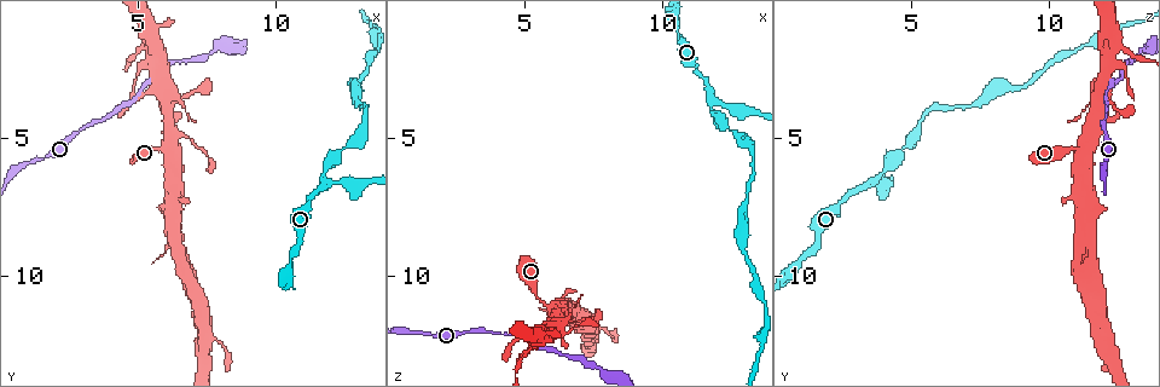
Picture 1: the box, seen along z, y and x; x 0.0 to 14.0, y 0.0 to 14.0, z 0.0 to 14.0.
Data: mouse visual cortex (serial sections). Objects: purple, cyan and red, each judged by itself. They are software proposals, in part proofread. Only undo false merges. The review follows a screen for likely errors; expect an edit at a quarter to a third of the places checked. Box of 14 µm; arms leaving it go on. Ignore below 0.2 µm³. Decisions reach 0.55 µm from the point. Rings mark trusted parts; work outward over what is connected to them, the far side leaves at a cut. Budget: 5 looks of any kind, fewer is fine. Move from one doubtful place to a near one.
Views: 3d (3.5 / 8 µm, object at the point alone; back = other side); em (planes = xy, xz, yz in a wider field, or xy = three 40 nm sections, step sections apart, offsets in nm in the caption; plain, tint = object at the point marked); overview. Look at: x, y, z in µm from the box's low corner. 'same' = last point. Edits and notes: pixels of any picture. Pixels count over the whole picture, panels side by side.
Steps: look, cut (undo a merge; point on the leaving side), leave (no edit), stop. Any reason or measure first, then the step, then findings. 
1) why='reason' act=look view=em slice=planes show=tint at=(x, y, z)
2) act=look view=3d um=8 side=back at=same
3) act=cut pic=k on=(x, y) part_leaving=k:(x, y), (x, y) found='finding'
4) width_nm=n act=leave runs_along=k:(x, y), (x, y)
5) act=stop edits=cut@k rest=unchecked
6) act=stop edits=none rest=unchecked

why='a narrow waist' act=look view=3d um=3.5 side=back at=(2.9, 4.8, 11.9)

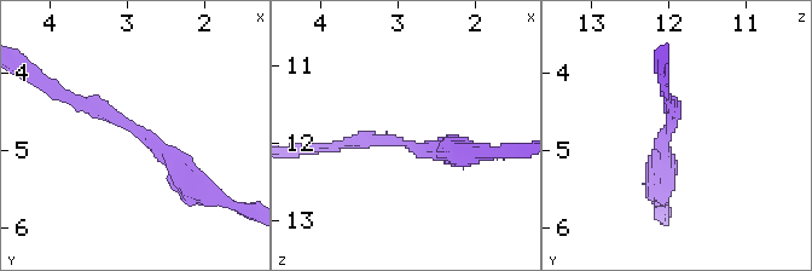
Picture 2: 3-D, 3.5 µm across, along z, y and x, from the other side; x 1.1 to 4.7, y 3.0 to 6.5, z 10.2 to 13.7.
act=look view=em slice=xy step=1 show=tint at=(2.95, 4.65, 12.00)

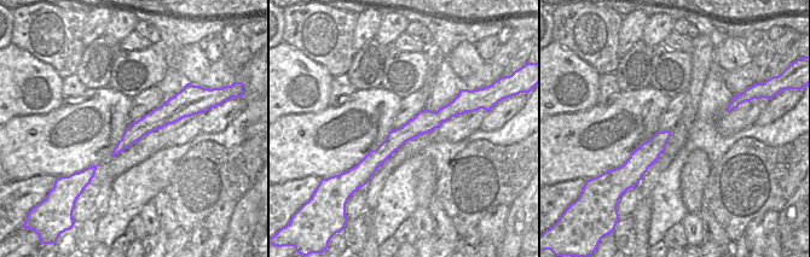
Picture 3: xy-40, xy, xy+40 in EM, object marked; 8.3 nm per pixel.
why='cut it another way' act=look view=em slice=xy step=5 show=tint at=same

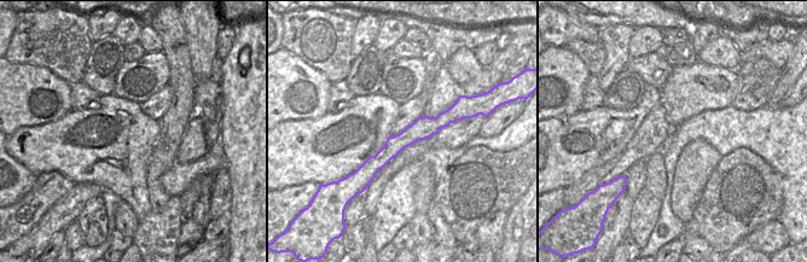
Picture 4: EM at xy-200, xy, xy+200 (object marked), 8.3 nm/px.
act=leave runs_along=2:(190, 182), (138, 130), (61, 92) found='one cell here'

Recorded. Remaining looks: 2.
why='two arms in line, one across' act=look view=3d um=3.5 at=(11.8, 6.7, 3.6)

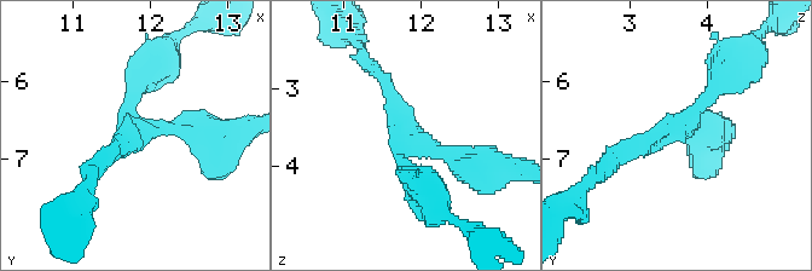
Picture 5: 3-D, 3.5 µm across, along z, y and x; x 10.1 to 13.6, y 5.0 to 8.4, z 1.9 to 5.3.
arm_widths_nm=200,200,250 act=leave runs_along=5:(613, 161), (678, 127), (728, 71) found='continuous, no second cell'

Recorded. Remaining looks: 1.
act=stop edits=none rest=unchecked

